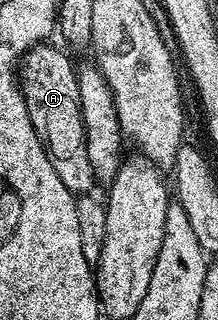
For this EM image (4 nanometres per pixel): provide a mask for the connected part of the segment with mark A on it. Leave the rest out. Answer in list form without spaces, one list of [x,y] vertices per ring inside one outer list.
[[[36,44],[23,55],[17,77],[31,123],[35,125],[53,168],[57,168],[57,176],[61,176],[61,184],[65,184],[73,195],[87,196],[94,191],[91,189],[96,189],[97,183],[93,167],[89,165],[89,152],[83,147],[85,128],[77,88],[77,66],[61,51],[47,45],[51,44]]]

